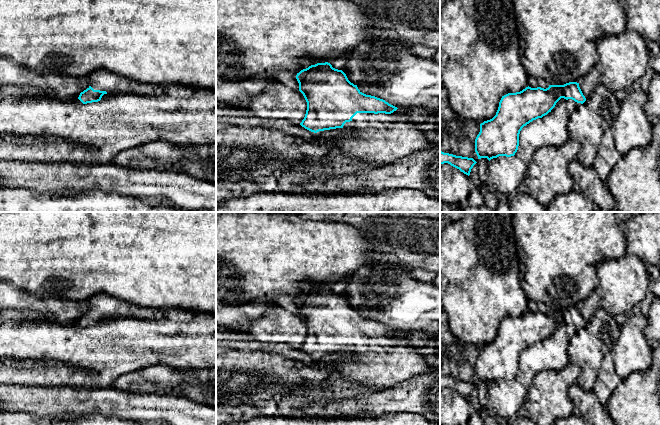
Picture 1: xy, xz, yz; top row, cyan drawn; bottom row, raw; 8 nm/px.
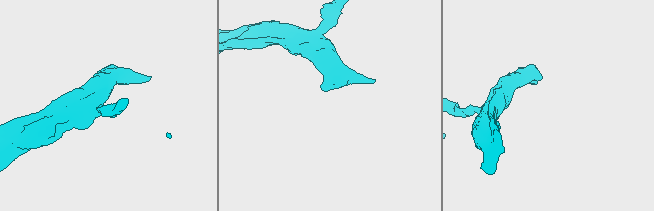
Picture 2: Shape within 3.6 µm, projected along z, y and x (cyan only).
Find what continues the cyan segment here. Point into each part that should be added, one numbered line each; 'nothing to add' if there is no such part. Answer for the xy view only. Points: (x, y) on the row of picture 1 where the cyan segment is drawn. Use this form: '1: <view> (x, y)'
1: xy (101, 79)

